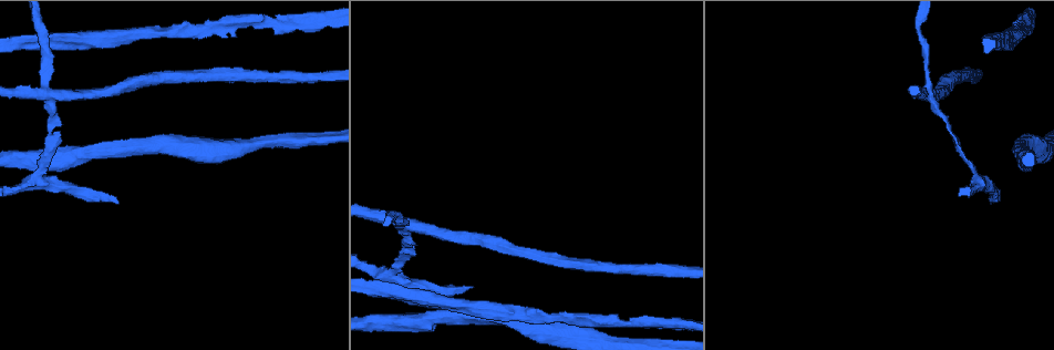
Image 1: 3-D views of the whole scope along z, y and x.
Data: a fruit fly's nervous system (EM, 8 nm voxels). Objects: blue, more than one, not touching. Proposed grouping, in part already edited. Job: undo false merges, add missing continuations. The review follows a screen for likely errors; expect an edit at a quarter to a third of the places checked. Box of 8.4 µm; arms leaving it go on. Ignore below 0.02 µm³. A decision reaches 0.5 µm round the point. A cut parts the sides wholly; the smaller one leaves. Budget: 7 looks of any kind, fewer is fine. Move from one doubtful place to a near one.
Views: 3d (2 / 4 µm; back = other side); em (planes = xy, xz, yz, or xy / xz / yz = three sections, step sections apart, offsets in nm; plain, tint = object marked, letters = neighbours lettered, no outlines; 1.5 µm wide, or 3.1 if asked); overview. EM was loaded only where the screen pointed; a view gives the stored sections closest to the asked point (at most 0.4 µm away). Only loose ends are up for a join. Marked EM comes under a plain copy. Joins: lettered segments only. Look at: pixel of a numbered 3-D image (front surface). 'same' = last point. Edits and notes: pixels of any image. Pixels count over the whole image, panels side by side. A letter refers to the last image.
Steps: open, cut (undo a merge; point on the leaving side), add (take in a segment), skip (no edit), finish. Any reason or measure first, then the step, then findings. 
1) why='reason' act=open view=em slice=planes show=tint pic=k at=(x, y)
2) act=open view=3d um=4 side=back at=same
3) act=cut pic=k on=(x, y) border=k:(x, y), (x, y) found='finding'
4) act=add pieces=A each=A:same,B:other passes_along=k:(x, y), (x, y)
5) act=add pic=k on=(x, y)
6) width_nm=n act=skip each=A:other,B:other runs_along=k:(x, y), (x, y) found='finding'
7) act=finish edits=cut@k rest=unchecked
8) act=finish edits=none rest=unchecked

why='sudden change in width' act=open view=em slice=xz step=4 show=tint pic=1 at=(404, 227)

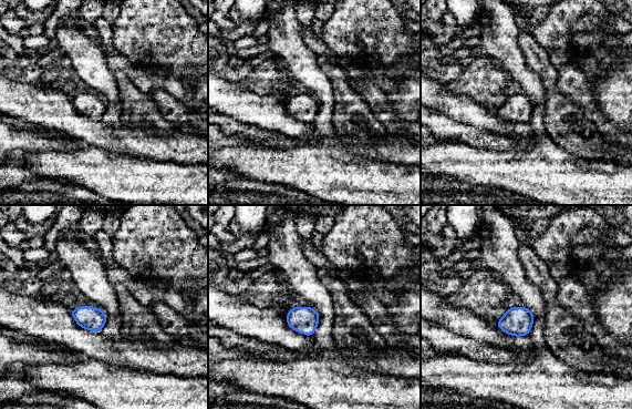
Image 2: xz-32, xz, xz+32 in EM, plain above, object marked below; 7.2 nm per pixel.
act=open view=em slice=yz step=8 show=letters at=same

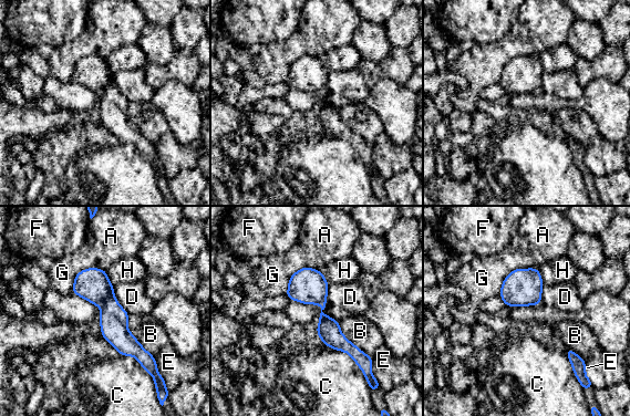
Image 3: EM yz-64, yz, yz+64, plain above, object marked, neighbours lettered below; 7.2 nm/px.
width_nm=190 act=cut pic=3 on=(113, 319) each=A:other,B:other,C:other,D:other,E:other,F:other,G:other,H:other border=3:(112, 290), (100, 305) found='a second neuron is stuck on'

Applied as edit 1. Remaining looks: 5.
why='a narrow waist' act=open view=em slice=planes show=tint pic=1 at=(276, 22)

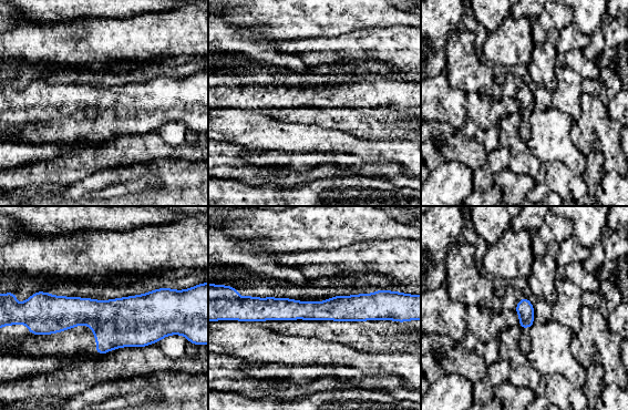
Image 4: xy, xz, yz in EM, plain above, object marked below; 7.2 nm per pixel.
act=open view=em slice=planes show=letters at=same

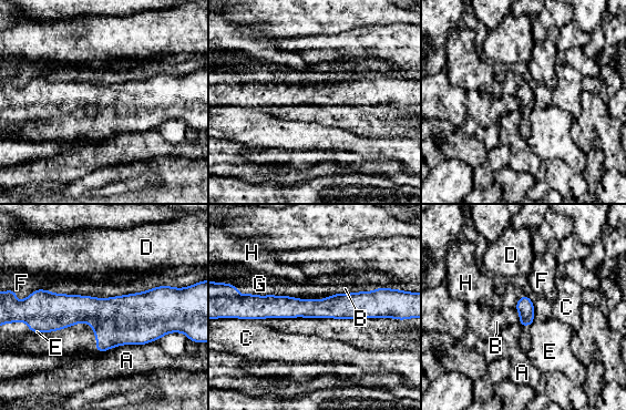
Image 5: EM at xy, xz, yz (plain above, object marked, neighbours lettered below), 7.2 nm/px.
act=skip each=A:other,B:other,C:other,D:other,E:other,F:other,G:other,H:other runs_along=5:(36, 305), (106, 316), (168, 316) found='one neuron here'

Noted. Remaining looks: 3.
act=finish edits=cut@3 rest=unchecked

